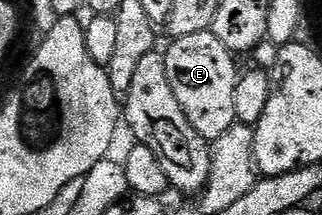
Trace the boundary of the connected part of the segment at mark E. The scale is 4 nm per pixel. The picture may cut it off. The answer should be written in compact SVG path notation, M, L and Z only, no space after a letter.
M212 31L188 34L179 40L169 41L170 49L165 49L168 66L168 82L172 82L172 94L180 102L180 110L188 122L207 142L215 142L236 121L235 93L240 77L240 69L234 65L235 53L229 52Z

